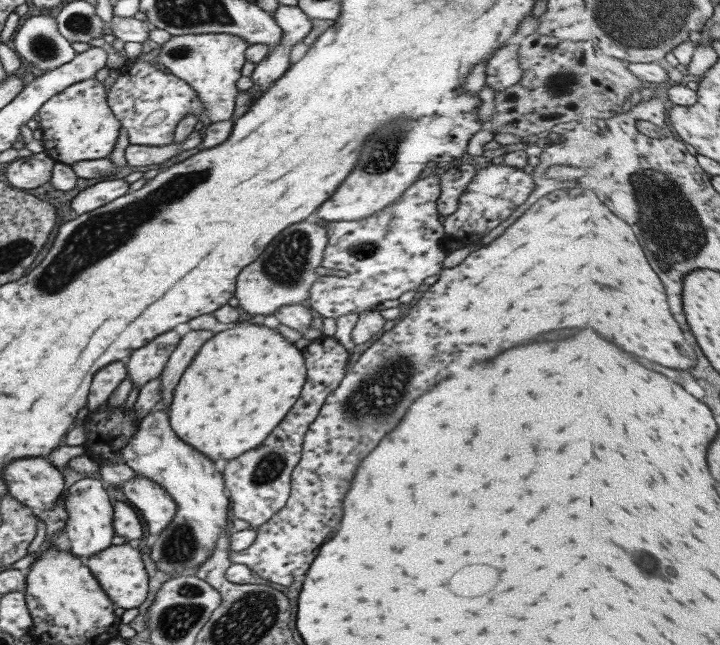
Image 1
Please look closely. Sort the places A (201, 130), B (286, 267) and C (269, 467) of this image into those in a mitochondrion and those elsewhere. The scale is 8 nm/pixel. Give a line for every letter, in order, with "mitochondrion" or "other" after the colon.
A: other
B: mitochondrion
C: mitochondrion

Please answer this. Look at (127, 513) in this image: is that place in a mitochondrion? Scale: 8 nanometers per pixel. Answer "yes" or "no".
no

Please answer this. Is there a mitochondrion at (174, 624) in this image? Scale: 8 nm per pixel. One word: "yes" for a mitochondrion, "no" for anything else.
yes

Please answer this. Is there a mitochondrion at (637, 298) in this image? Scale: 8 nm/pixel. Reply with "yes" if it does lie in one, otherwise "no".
no

